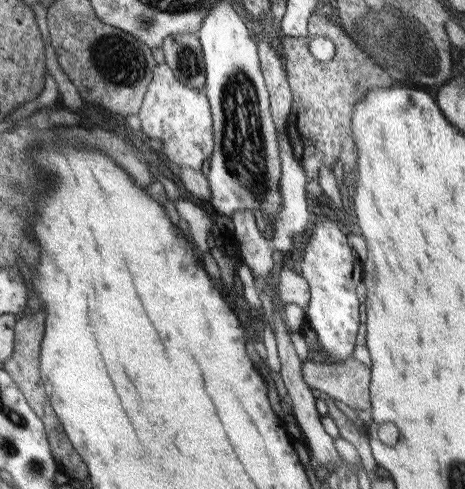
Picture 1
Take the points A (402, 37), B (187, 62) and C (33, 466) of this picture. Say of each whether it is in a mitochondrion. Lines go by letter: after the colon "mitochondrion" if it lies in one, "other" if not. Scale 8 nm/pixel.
A: mitochondrion
B: mitochondrion
C: mitochondrion

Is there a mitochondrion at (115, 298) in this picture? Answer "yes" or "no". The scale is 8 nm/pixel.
no

